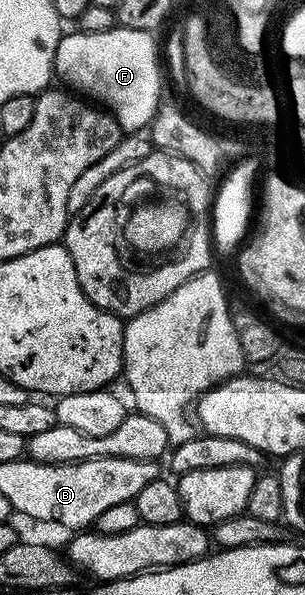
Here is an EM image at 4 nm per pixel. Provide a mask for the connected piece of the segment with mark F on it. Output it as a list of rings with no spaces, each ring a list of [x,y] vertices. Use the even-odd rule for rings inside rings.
[[[114,27],[108,32],[73,32],[63,35],[54,57],[55,75],[68,82],[73,91],[87,96],[108,109],[125,133],[137,133],[147,129],[158,112],[160,99],[160,70],[156,56],[155,35],[151,31]]]

